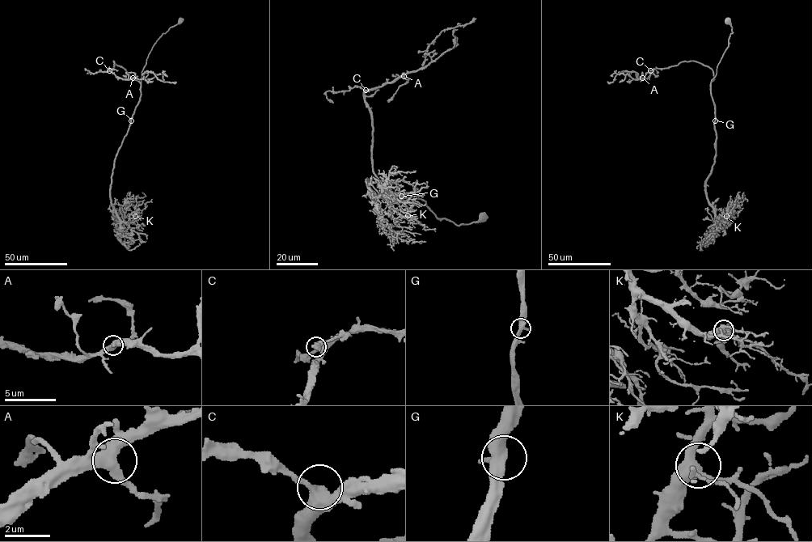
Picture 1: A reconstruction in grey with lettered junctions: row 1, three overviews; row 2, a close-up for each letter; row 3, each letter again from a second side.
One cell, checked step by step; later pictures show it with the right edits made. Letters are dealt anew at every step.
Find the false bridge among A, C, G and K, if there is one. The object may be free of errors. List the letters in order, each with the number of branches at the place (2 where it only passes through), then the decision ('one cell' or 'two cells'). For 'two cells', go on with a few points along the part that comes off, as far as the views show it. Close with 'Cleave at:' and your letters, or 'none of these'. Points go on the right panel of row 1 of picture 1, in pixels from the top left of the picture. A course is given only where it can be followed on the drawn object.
A: 3 branches meet; one cell
C: 3 branches meet; one cell
G: 3 branches meet; one cell
K: 3 branches meet; one cell
Cleave at: none of these

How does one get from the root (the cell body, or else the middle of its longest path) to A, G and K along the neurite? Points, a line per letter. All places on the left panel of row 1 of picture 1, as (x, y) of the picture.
A: (179, 22), (154, 45), (140, 82), (113, 61), (114, 66), (109, 69), (116, 77), (133, 78)
G: (179, 22), (162, 35), (148, 55), (141, 72), (141, 95), (131, 120)
K: (179, 22), (162, 35), (148, 55), (139, 100), (115, 159), (111, 205), (122, 222), (135, 216)

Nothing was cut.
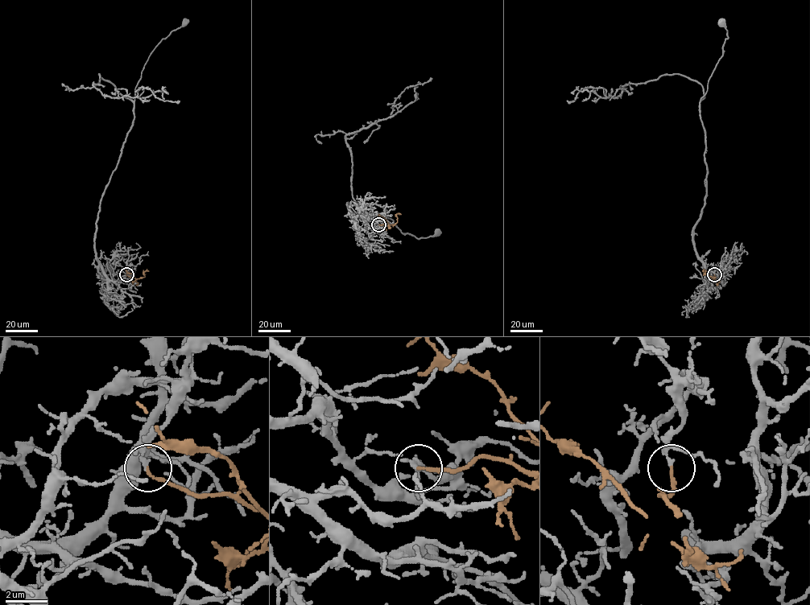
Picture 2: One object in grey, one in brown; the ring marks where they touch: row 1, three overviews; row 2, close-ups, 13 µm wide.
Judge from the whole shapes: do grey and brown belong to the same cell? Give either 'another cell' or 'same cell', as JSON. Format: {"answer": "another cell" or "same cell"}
{"answer": "same cell"}

